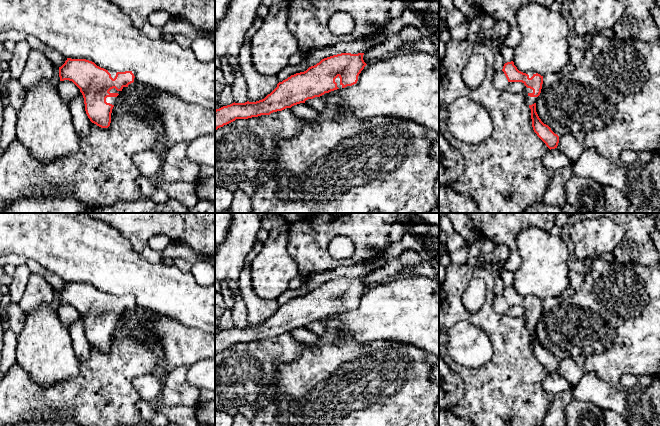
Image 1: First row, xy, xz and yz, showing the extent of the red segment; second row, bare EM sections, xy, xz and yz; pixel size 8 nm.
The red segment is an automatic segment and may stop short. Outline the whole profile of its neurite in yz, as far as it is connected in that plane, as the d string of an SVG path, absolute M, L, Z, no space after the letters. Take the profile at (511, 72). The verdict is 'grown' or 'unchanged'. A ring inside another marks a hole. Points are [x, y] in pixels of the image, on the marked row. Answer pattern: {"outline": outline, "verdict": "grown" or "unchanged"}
{"outline": "M513 61L505 63L502 71L508 82L522 82L525 85L525 99L531 109L532 127L534 132L550 150L557 148L559 136L555 134L548 125L541 121L536 112L536 101L541 93L543 76L535 71L523 73L517 69Z", "verdict": "grown"}

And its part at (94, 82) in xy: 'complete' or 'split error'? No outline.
split error

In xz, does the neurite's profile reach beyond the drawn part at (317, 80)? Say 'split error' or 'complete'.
split error

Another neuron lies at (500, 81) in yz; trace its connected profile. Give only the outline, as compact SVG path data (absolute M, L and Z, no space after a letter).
M495 71L493 77L493 84L496 88L506 90L508 86L508 80L503 71Z

